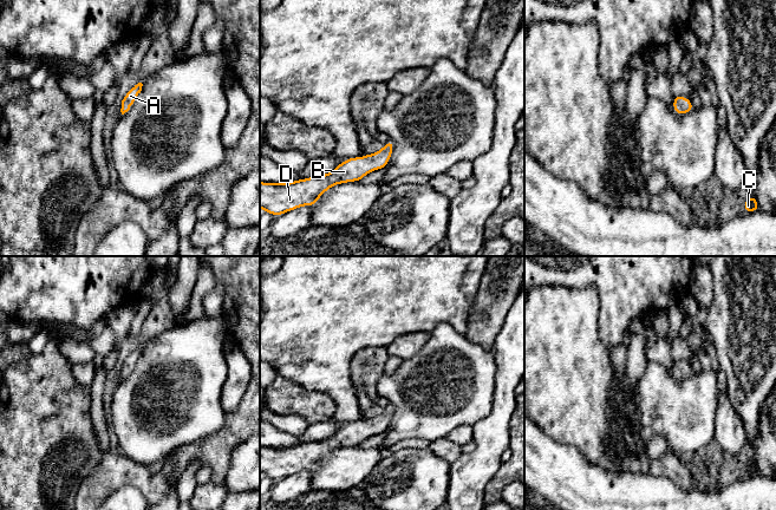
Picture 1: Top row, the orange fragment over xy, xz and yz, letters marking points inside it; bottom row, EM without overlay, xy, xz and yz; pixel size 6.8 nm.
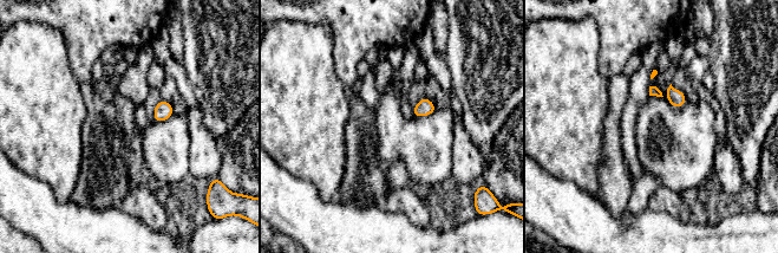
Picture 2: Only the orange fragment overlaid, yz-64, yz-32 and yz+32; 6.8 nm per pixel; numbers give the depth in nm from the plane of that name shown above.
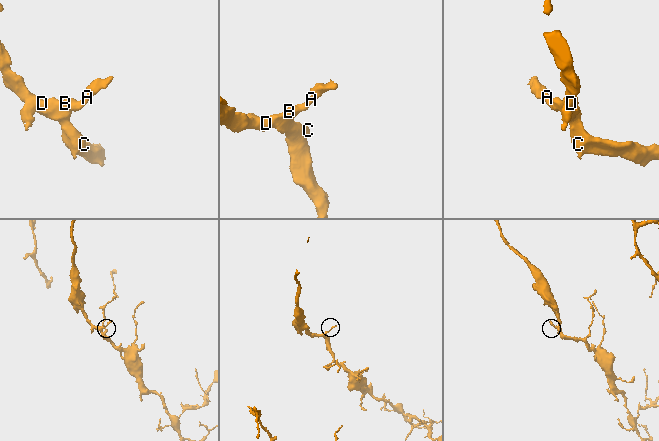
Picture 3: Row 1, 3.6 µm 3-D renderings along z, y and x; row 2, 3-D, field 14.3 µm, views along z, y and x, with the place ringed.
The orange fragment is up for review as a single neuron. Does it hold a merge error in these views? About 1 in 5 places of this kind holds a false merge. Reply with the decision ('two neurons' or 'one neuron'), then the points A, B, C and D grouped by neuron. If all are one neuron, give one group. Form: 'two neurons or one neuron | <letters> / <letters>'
one neuron | A B C D

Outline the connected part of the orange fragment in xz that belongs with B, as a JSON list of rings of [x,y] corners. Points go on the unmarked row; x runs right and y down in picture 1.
[[[390,404],[384,412],[364,421],[347,423],[328,438],[293,445],[291,447],[260,446],[260,472],[274,482],[302,470],[312,471],[335,449],[363,445],[374,434],[385,433],[393,416]]]

